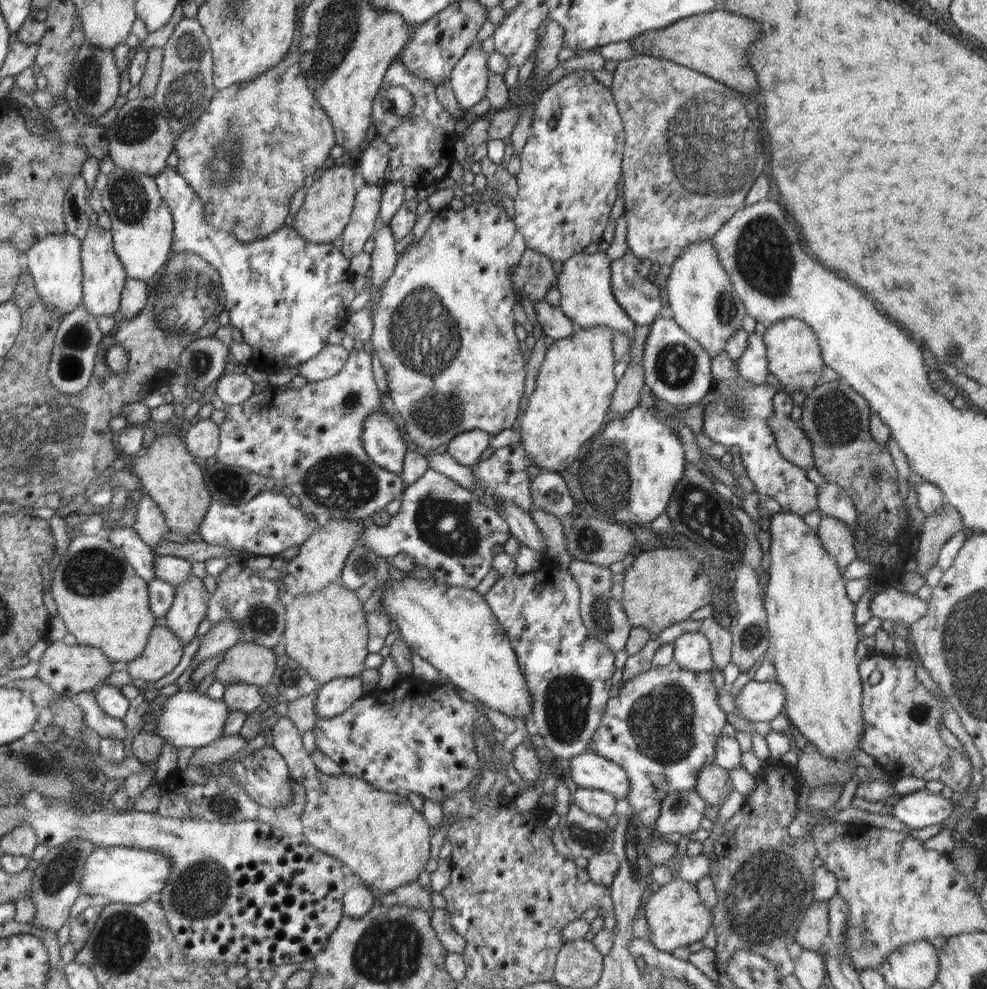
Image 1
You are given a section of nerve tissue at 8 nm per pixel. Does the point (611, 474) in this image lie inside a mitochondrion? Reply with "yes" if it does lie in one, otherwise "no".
yes

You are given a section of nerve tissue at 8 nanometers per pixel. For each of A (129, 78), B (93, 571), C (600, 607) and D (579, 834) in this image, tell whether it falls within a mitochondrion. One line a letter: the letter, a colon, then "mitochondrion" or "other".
A: other
B: mitochondrion
C: mitochondrion
D: mitochondrion

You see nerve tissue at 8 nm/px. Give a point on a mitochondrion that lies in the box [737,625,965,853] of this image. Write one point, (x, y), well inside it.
(921, 712)

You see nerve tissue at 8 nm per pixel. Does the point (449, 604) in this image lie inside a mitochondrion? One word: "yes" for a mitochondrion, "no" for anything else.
no

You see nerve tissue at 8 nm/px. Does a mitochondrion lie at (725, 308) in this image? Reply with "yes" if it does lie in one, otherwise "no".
yes

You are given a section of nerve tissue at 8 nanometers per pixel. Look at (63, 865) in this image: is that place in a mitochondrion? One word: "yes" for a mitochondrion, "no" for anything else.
yes

